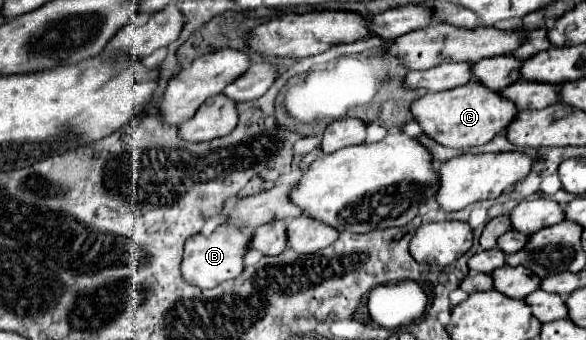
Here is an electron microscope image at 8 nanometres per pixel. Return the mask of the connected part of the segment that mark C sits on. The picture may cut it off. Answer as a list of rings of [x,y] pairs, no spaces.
[[[469,80],[467,84],[445,92],[425,94],[423,98],[413,102],[411,112],[421,124],[423,132],[429,134],[435,142],[449,148],[469,148],[487,144],[495,136],[505,132],[517,116],[517,106],[511,100],[503,98],[499,92],[483,86],[479,80]]]

